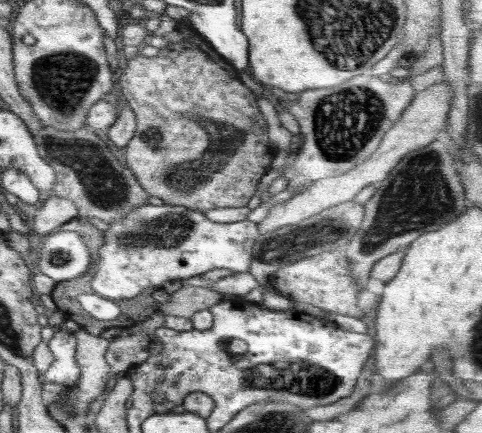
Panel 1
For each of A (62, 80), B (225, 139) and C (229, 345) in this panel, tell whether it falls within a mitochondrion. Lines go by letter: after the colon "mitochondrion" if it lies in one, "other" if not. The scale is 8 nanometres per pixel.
A: mitochondrion
B: mitochondrion
C: mitochondrion

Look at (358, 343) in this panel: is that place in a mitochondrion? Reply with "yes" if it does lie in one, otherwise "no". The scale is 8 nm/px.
no

